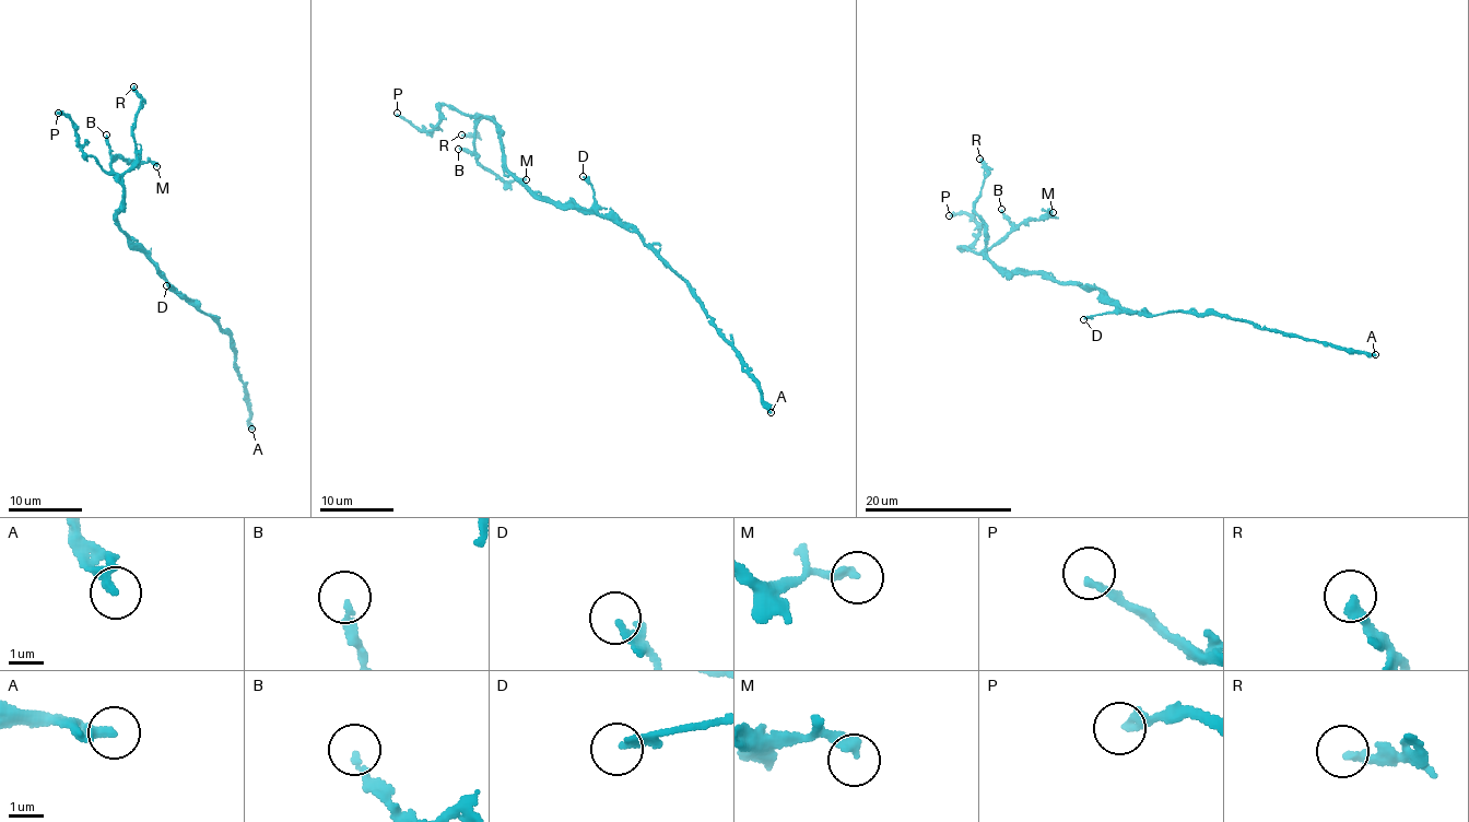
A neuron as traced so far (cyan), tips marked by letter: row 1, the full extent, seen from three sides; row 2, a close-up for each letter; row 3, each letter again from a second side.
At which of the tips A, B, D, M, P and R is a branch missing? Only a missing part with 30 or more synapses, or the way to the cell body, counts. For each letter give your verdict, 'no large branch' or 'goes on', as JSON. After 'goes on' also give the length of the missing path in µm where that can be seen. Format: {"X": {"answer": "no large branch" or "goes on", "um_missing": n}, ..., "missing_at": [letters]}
{"A": {"answer": "no large branch"}, "B": {"answer": "no large branch"}, "D": {"answer": "goes on", "um_missing": 10}, "M": {"answer": "no large branch"}, "P": {"answer": "no large branch"}, "R": {"answer": "no large branch"}, "missing_at": ["D"]}

